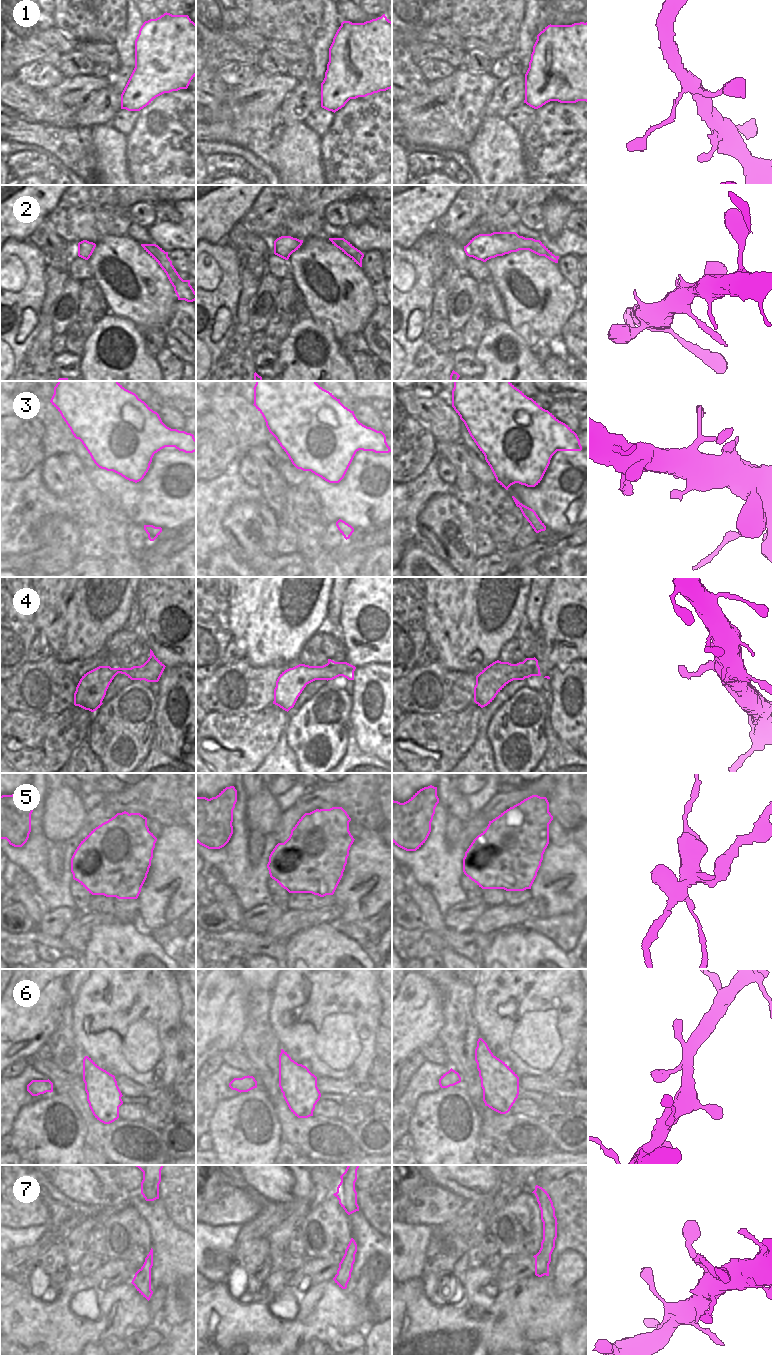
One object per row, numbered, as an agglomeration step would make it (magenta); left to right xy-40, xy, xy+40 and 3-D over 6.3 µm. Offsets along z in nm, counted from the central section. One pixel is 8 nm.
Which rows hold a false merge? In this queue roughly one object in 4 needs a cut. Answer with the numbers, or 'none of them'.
5

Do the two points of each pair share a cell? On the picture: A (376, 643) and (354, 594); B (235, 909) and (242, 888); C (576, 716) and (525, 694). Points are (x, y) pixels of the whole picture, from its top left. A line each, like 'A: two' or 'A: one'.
A: one
B: two
C: two

